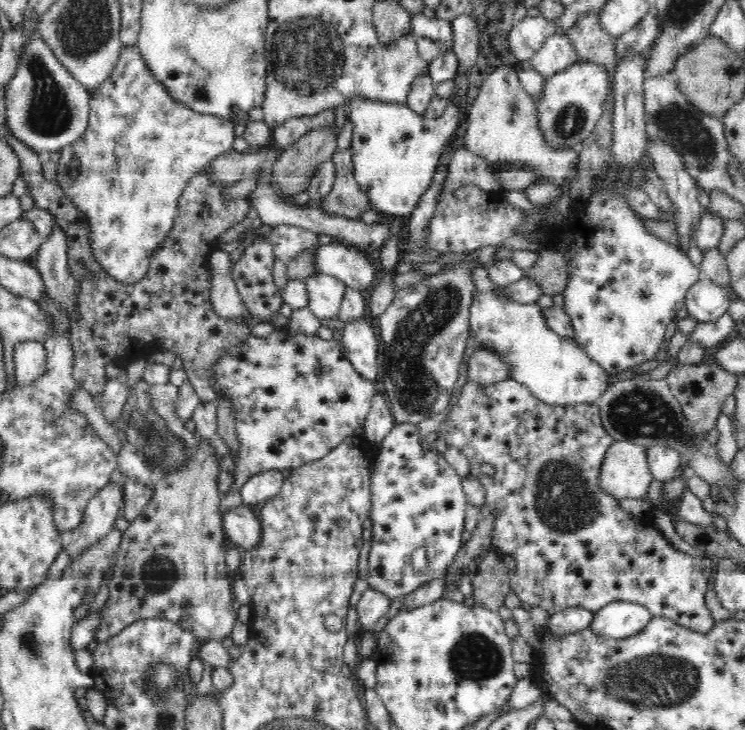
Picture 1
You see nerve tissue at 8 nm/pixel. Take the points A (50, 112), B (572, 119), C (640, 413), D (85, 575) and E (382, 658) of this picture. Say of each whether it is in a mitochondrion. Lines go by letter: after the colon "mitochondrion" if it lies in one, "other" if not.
A: mitochondrion
B: mitochondrion
C: mitochondrion
D: mitochondrion
E: other

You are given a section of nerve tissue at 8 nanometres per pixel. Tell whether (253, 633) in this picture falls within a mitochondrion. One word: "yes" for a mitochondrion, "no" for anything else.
no

